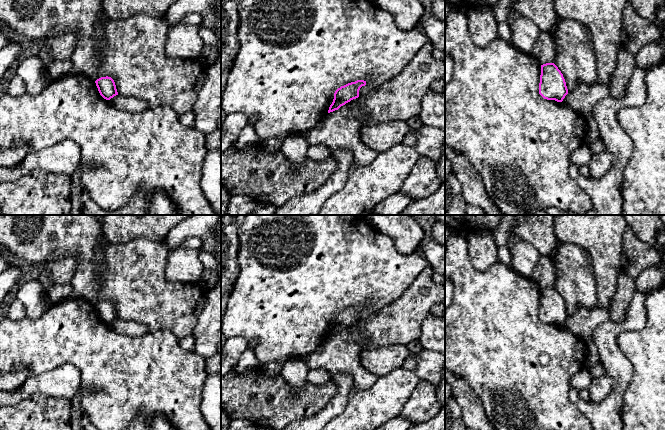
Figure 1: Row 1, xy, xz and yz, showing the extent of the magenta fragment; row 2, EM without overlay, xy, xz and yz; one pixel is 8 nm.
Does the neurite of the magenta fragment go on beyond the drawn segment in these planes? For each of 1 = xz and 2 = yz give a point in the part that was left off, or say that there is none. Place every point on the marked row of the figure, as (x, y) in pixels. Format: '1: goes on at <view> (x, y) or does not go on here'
1: does not go on here
2: does not go on here

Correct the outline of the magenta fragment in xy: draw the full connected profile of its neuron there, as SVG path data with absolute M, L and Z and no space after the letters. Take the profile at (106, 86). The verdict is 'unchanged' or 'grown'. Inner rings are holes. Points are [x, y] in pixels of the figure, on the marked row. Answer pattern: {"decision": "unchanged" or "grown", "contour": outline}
{"decision": "unchanged", "contour": "M101 77L97 79L95 83L100 95L104 99L110 100L114 96L118 95L115 82L111 77Z"}

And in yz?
{"decision": "unchanged", "contour": "M554 63L541 65L539 94L547 100L562 102L568 94L563 74Z"}

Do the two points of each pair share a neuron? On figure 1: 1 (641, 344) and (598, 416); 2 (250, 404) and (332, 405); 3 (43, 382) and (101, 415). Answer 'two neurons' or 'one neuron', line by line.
1: two neurons
2: two neurons
3: two neurons

